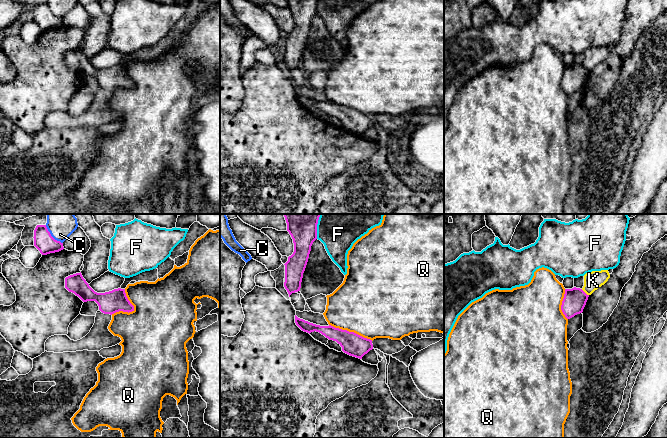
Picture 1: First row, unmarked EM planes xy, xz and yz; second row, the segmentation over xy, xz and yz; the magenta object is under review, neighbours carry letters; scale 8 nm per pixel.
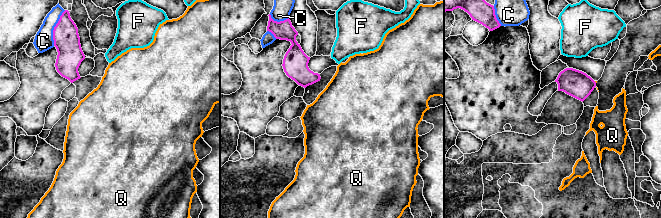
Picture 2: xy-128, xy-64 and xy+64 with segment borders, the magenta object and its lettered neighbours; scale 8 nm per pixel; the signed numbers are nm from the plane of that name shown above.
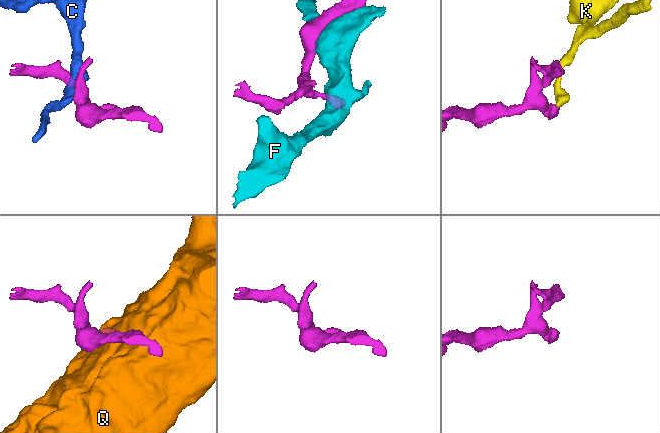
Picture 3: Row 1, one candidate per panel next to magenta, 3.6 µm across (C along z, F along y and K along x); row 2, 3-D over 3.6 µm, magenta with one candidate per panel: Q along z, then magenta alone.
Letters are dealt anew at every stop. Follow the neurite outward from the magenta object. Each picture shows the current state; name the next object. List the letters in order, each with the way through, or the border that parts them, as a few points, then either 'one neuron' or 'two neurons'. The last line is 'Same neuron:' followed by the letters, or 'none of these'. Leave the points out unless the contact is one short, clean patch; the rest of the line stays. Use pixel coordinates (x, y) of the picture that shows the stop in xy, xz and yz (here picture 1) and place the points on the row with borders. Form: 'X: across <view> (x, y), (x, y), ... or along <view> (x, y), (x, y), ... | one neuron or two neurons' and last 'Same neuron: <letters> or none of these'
C: two neurons
F: two neurons
K: along yz (581, 289), (588, 295) | two neurons
Q: along xy (125, 289), (125, 295), (133, 309), (111, 314) | two neurons
Same neuron: none of these

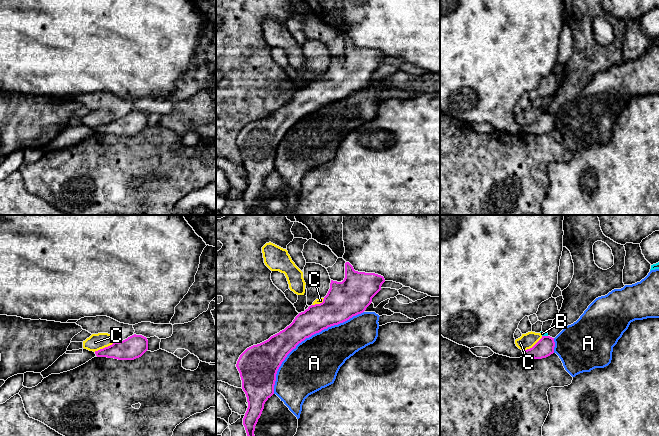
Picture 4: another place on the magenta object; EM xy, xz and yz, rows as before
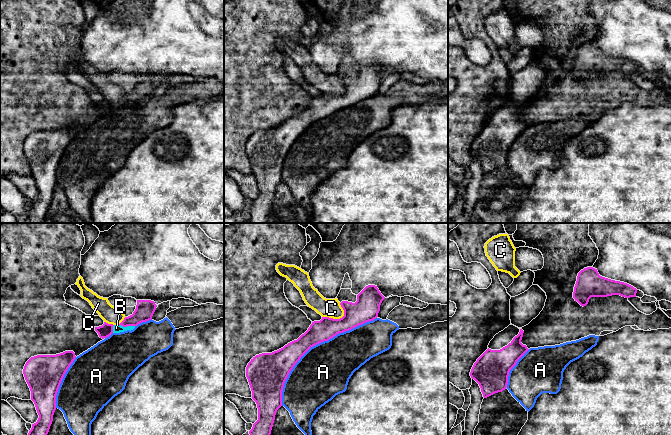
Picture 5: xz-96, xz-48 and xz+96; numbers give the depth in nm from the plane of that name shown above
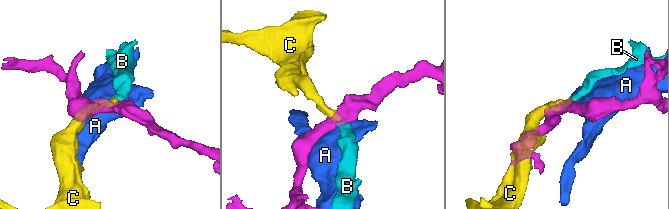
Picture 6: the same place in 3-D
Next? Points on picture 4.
A: two neurons
B: along yz (542, 335), (547, 336) | two neurons
C: along yz (542, 336), (531, 347), (522, 350) | two neurons
Same neuron: none of these

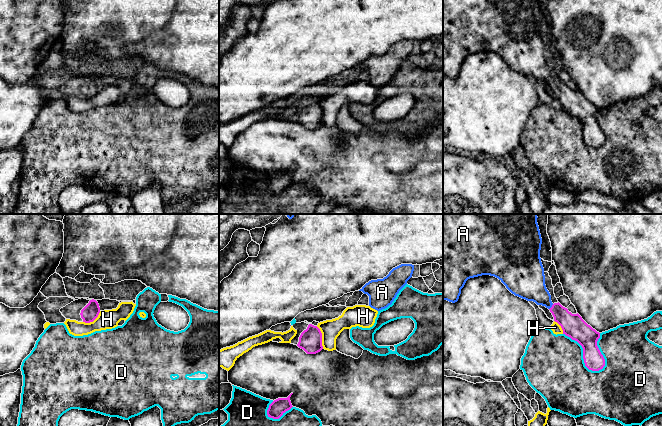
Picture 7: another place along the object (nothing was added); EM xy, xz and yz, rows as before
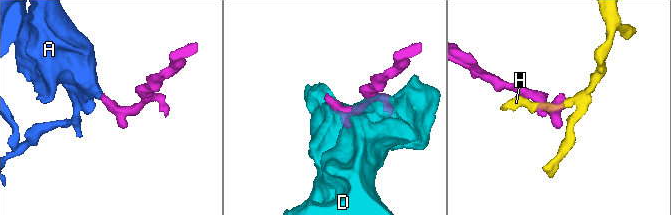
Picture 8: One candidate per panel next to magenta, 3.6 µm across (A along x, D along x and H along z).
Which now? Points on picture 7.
A: across yz (573, 326), (556, 309), (551, 307), (530, 285) | one neuron
D: two neurons
H: along xz (316, 326), (321, 333), (321, 345), (323, 348) | two neurons
Same neuron: A

